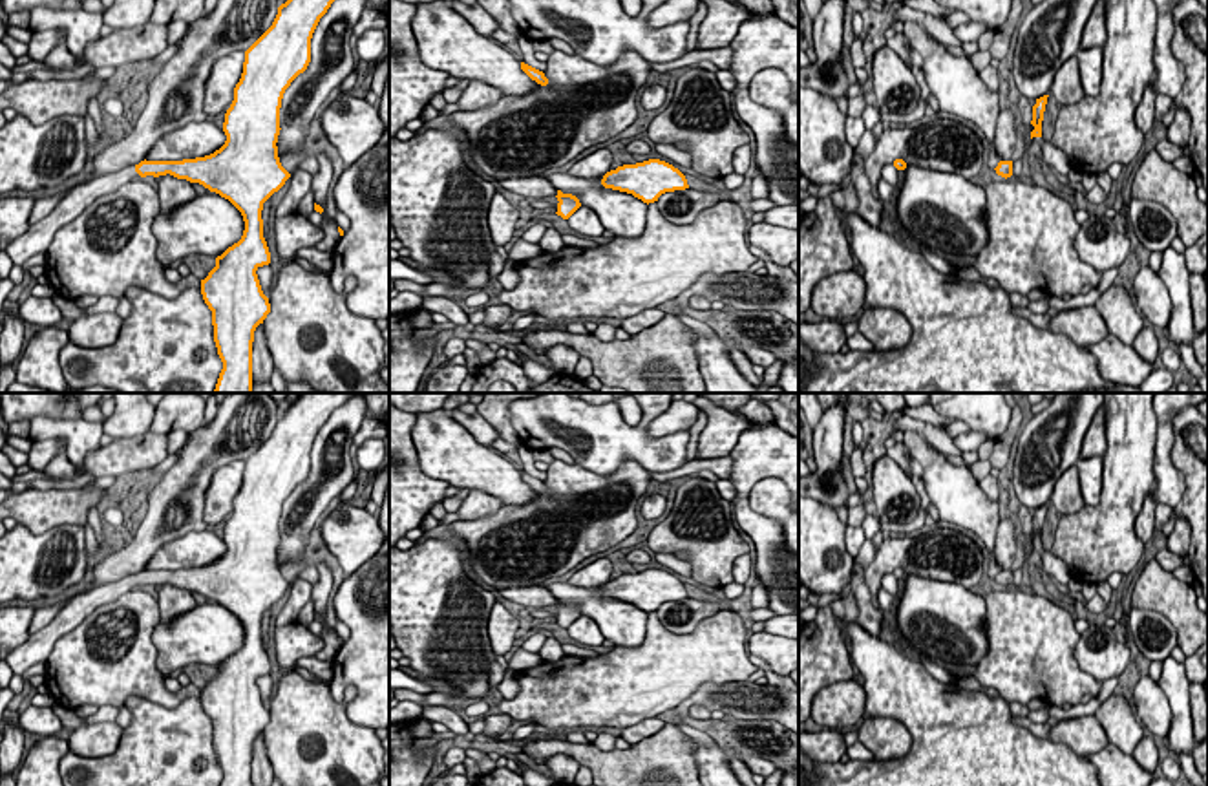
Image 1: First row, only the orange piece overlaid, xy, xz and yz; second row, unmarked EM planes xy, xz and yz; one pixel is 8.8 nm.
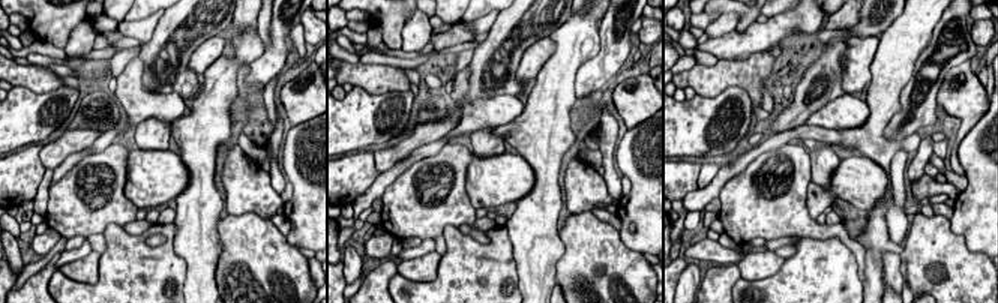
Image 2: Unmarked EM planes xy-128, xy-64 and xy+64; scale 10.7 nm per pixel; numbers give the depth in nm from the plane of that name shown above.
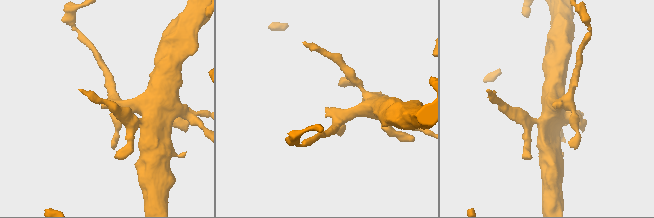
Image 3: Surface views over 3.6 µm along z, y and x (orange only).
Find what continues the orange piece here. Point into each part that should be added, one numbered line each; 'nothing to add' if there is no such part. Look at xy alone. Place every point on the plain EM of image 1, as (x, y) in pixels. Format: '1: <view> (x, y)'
1: xy (39, 646)

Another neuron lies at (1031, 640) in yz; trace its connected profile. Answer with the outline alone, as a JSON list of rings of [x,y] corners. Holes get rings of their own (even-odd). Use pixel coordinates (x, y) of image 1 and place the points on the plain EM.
[[[1022,589],[992,590],[985,603],[989,653],[972,674],[981,687],[1025,706],[1042,698],[1064,707],[1080,704],[1084,695],[1098,696],[1102,682],[1084,673],[1075,658],[1080,634],[1065,603]]]

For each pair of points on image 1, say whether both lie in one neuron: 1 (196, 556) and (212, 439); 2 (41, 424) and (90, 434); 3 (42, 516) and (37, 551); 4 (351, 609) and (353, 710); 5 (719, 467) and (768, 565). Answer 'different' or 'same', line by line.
1: different
2: same
3: different
4: same
5: different

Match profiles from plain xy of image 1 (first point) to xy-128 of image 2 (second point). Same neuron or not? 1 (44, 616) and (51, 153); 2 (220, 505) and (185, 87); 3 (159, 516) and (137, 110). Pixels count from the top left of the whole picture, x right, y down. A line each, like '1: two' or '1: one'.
1: one
2: two
3: two

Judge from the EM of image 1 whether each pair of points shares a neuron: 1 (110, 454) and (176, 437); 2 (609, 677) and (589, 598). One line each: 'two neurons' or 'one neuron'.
1: two neurons
2: two neurons

